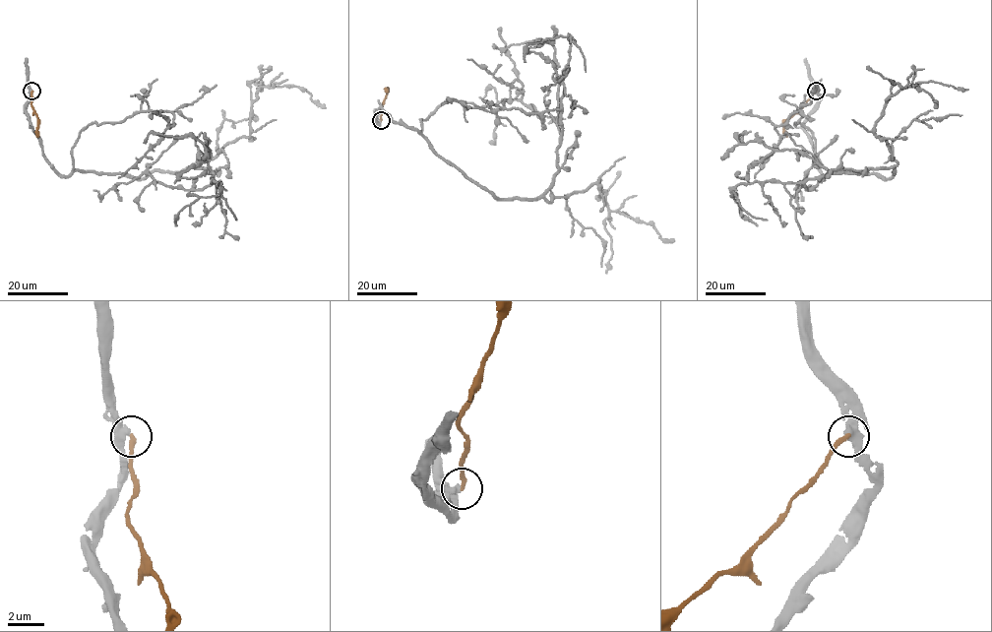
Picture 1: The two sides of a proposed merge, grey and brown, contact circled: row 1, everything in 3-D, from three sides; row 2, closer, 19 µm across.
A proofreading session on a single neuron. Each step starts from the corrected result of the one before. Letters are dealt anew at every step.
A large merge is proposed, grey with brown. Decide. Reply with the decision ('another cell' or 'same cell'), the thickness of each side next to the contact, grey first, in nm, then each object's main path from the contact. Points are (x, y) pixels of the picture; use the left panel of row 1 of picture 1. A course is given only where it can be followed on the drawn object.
another cell | 360/240 nm | grey via (31, 90), (26, 114), (61, 175), (212, 172), (219, 192), (186, 206), (177, 225) | brown via (31, 91), (31, 106), (38, 122), (38, 136)

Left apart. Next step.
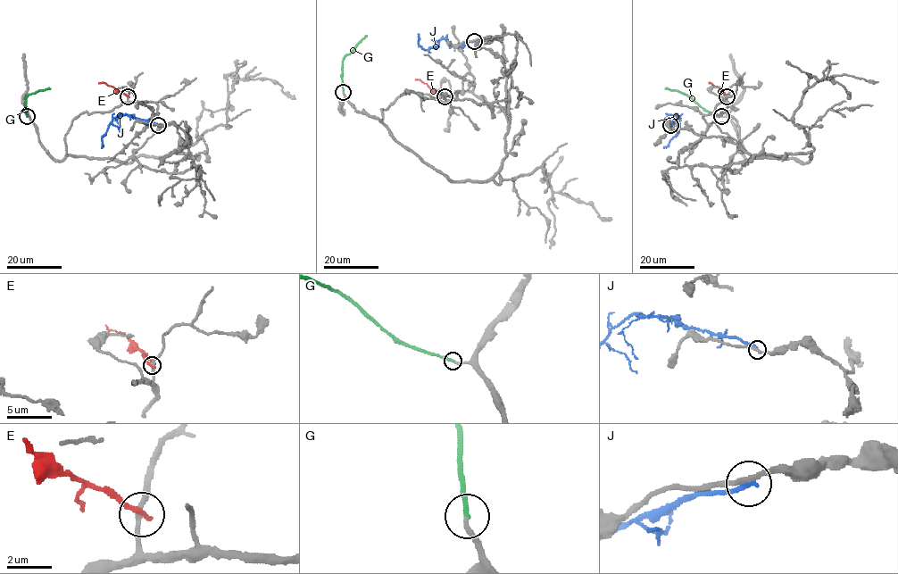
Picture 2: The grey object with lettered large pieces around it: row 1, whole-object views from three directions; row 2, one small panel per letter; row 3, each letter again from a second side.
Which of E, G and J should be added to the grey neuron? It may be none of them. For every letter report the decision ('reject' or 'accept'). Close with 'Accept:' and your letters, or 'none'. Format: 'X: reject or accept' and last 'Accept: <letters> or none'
E: reject
G: accept
J: reject
Accept: G

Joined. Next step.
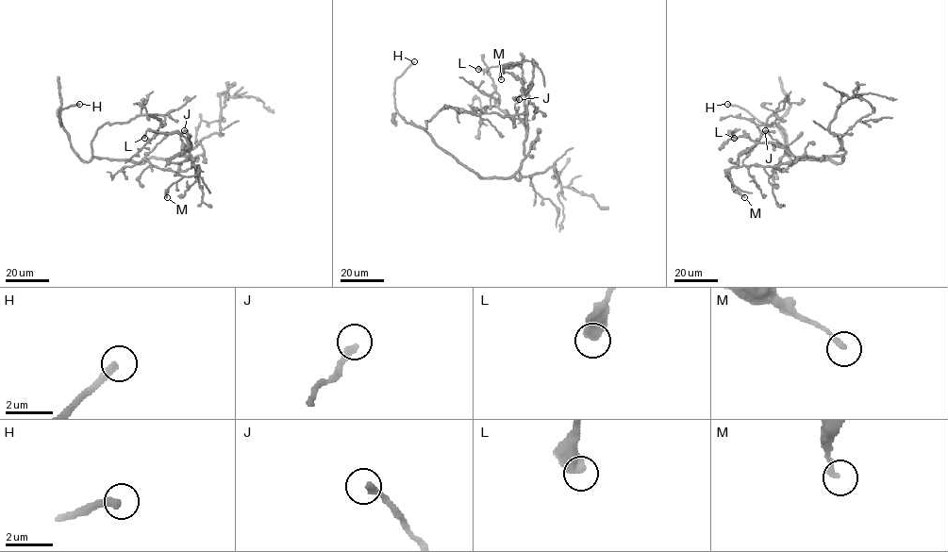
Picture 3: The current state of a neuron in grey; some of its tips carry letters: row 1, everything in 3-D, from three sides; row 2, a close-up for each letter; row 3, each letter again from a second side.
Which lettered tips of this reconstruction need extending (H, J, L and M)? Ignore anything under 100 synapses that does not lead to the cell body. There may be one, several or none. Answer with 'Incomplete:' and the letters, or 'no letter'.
Incomplete: H

